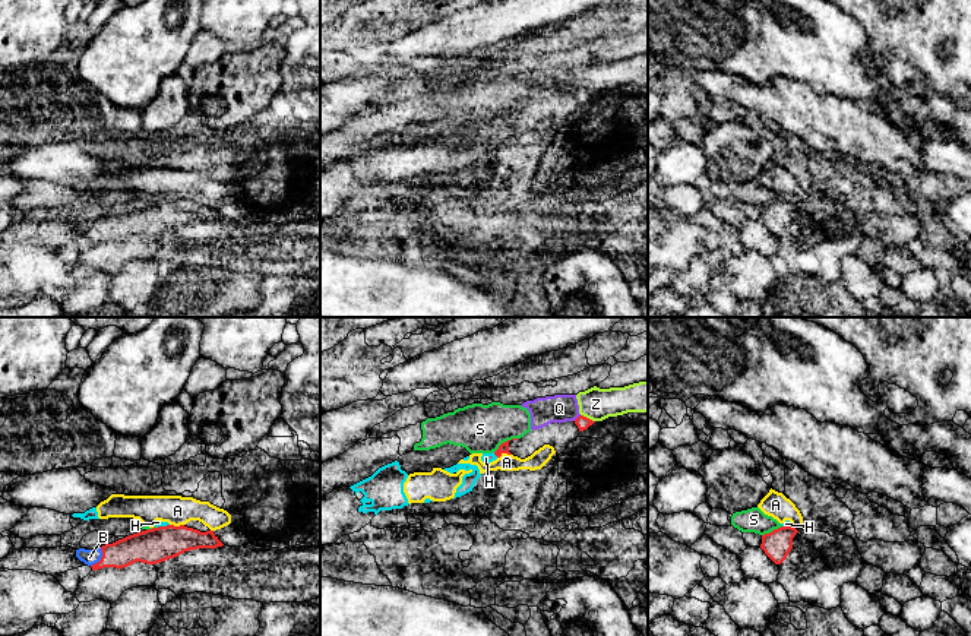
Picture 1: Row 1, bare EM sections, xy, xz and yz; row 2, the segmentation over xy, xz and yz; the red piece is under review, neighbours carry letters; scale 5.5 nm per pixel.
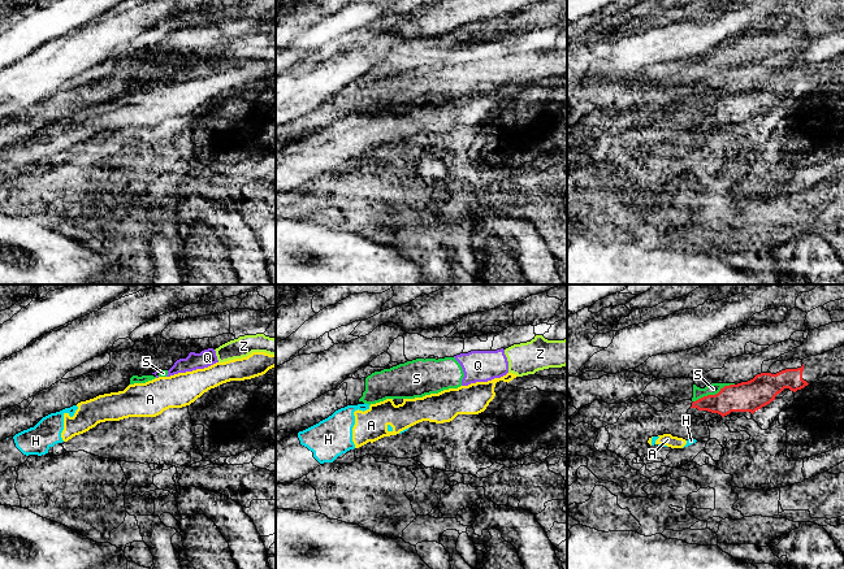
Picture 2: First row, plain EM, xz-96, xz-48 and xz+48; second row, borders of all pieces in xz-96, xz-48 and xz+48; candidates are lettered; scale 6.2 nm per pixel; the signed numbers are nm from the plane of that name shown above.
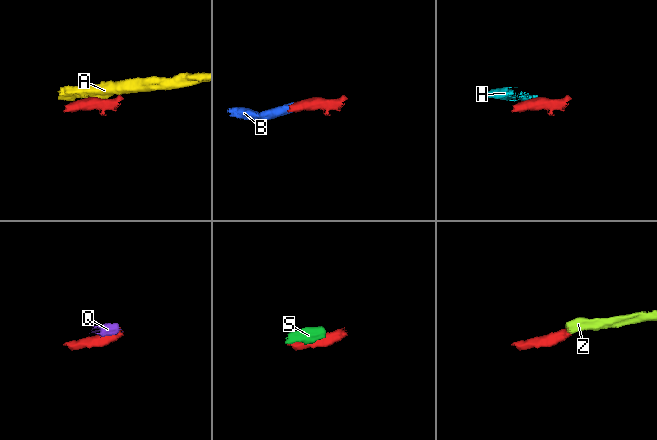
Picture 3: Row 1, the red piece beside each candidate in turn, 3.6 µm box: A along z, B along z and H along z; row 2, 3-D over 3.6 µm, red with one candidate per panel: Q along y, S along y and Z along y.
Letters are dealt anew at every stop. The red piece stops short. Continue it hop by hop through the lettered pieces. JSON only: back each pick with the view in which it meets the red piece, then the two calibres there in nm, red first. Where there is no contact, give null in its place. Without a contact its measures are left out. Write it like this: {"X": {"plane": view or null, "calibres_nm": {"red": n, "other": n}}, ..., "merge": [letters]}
{"B": {"plane": "xy", "calibres_nm": {"red": 170, "other": 90}}, "merge": ["B"]}

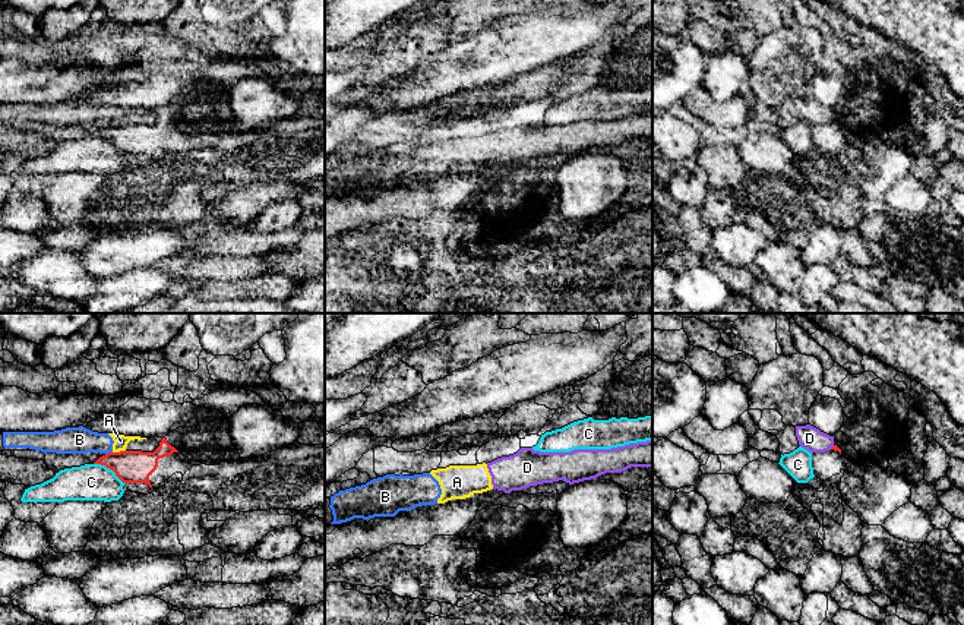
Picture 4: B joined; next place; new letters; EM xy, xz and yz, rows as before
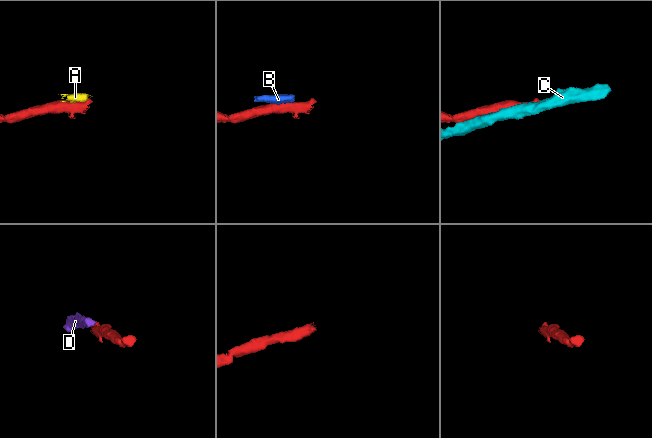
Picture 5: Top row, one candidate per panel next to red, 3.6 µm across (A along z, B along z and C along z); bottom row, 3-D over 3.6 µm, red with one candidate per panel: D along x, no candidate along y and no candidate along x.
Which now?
{"merge": []}

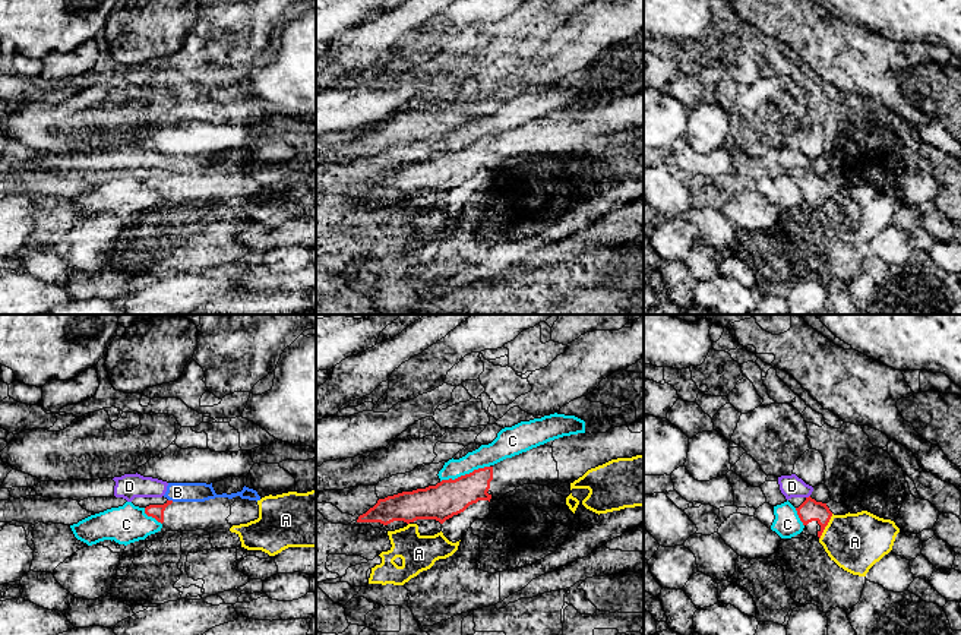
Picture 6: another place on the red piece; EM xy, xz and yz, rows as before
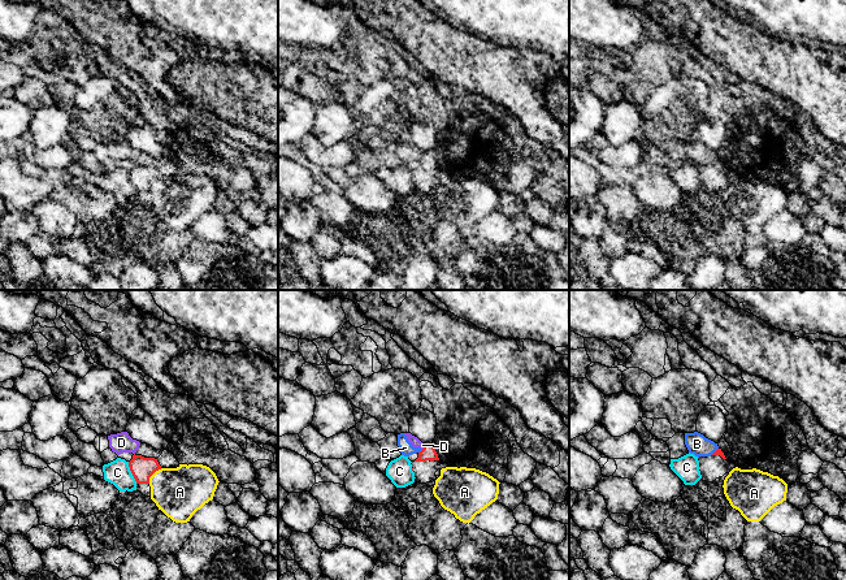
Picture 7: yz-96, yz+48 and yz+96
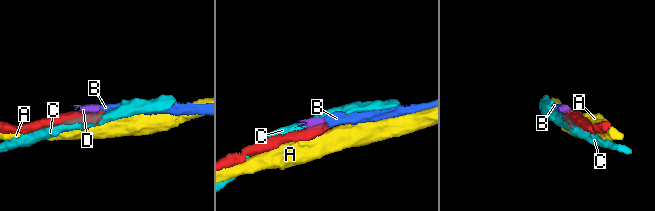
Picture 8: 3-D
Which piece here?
{"merge": []}

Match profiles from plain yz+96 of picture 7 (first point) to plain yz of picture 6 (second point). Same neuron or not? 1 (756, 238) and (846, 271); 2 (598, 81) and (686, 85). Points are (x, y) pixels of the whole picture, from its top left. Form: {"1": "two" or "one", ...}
{"1": "two", "2": "one"}

